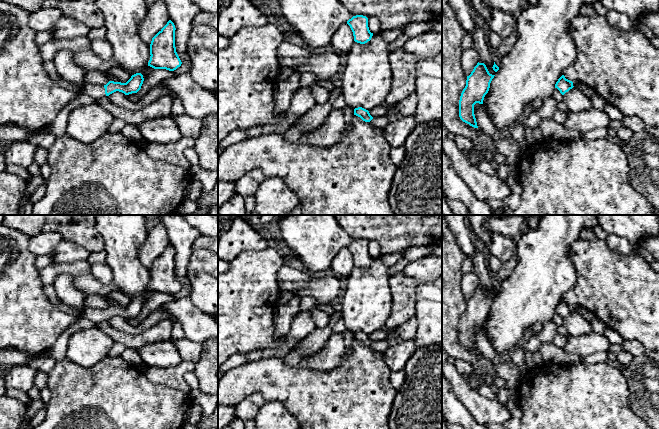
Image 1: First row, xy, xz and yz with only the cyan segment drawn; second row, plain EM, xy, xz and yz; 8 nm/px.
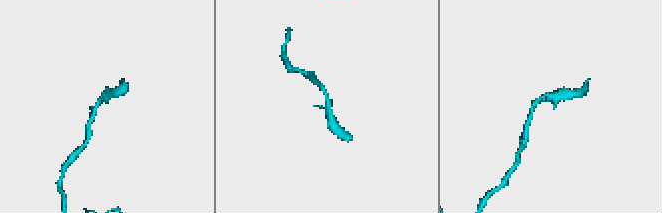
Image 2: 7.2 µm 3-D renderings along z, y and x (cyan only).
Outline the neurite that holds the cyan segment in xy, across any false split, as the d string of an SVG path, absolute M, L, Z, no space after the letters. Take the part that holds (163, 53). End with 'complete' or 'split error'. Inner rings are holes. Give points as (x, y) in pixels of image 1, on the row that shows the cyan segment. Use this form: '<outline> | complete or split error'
M169 20L152 38L148 66L169 71L174 71L181 66L182 62L175 47L175 30L174 23Z | complete

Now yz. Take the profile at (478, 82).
M479 62L471 74L467 76L466 86L459 100L459 117L463 122L474 128L478 128L474 115L474 105L476 103L483 104L494 76L489 73L484 63Z | complete

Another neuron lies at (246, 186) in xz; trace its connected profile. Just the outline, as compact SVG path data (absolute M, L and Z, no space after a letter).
M255 169L241 177L235 184L235 193L243 198L252 197L266 176L260 169Z

